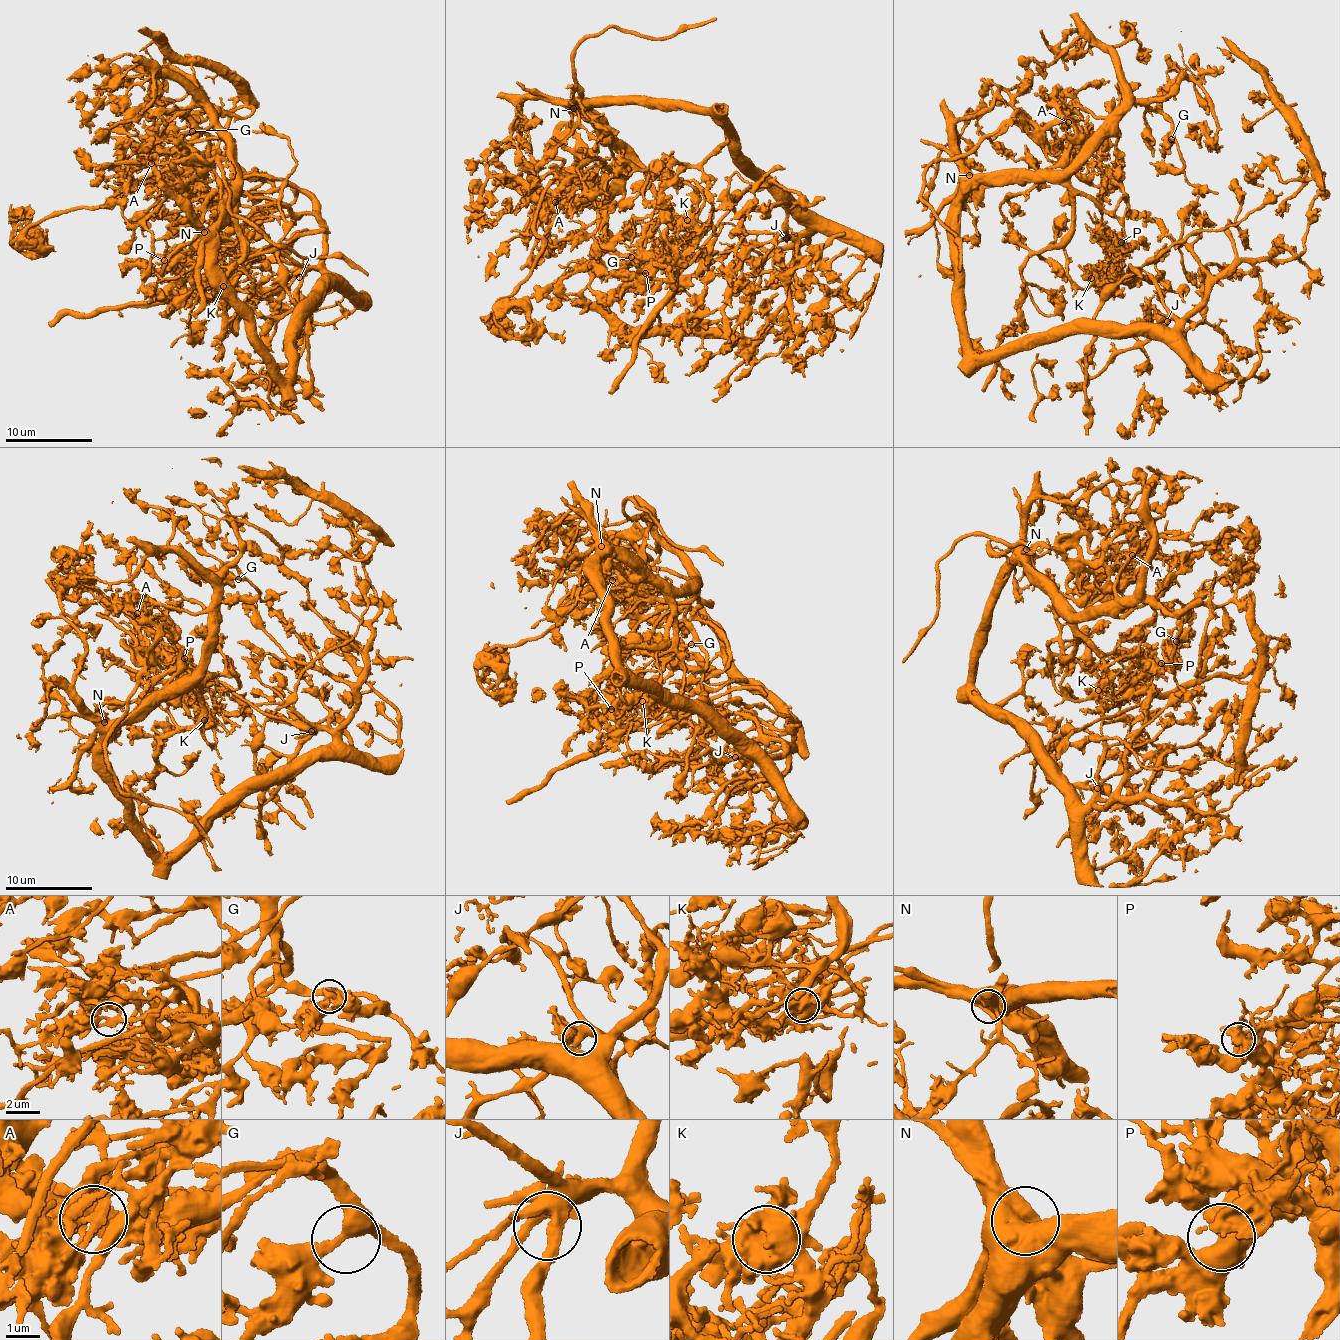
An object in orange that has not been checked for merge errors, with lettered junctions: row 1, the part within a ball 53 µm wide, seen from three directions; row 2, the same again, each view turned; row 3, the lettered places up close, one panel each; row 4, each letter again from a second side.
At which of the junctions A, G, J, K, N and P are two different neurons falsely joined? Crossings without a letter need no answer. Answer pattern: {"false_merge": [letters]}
{"false_merge": ["A", "K", "N"]}

